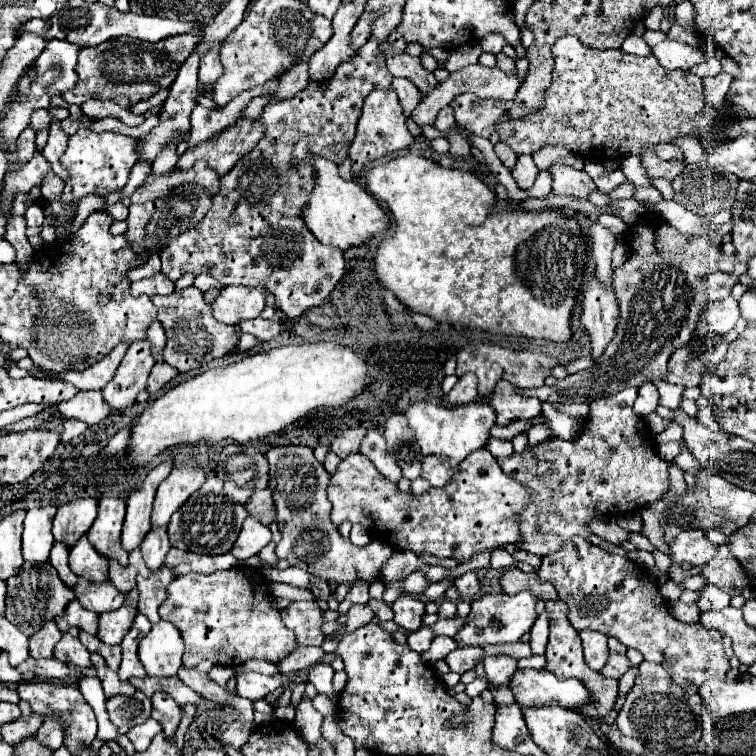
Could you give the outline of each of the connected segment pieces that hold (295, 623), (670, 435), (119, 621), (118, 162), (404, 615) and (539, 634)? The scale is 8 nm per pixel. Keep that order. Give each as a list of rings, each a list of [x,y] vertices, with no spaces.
[[[291,602],[281,610],[283,624],[295,632],[299,646],[321,646],[325,636],[321,628],[321,608],[317,602]]]
[[[671,422],[661,434],[657,434],[657,442],[663,442],[663,440],[681,442],[681,436],[683,436],[683,426],[677,424],[677,422]]]
[[[137,588],[125,594],[125,602],[121,608],[99,614],[99,628],[97,628],[99,640],[103,640],[105,644],[121,644],[123,636],[127,634],[127,628],[131,628],[135,612],[137,612]]]
[[[77,130],[69,136],[67,150],[61,156],[61,166],[69,172],[69,180],[65,182],[65,190],[61,194],[61,202],[69,204],[75,198],[83,198],[87,194],[105,196],[115,188],[123,188],[127,184],[129,172],[135,164],[135,140],[129,136],[115,136],[111,132],[97,134],[93,130]]]
[[[399,596],[393,602],[393,612],[395,612],[395,622],[401,628],[405,628],[407,632],[415,632],[421,626],[425,604],[413,596]]]
[[[541,612],[541,616],[537,618],[537,622],[531,628],[531,650],[533,654],[543,656],[545,654],[545,646],[547,646],[547,632],[549,632],[549,616],[547,612]]]

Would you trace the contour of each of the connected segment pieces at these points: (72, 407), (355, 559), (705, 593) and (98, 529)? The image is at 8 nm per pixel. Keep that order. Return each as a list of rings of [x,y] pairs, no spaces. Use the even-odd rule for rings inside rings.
[[[85,390],[85,392],[77,392],[77,396],[73,396],[69,402],[59,404],[59,414],[67,420],[83,420],[89,426],[93,426],[101,422],[105,416],[109,416],[111,408],[103,404],[101,392]]]
[[[277,446],[265,452],[265,458],[269,462],[269,490],[273,494],[281,532],[281,540],[275,548],[277,558],[283,558],[289,566],[303,568],[311,576],[337,586],[347,584],[351,588],[357,582],[373,584],[379,580],[381,568],[389,562],[393,548],[375,540],[357,548],[339,534],[329,518],[331,502],[325,494],[329,474],[313,456],[313,450],[307,446]]]
[[[707,584],[701,594],[699,600],[695,602],[699,612],[709,612],[709,610],[723,610],[729,606],[729,596],[725,592],[721,592],[719,588],[715,588],[713,584]]]
[[[111,496],[99,500],[99,514],[89,528],[87,536],[99,552],[103,552],[107,558],[119,560],[123,566],[127,566],[127,550],[121,546],[121,526],[125,518],[125,500]]]

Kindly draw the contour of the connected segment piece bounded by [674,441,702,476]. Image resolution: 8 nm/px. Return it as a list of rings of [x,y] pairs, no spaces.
[[[681,442],[681,452],[675,458],[674,462],[685,472],[692,472],[695,476],[698,475],[702,467],[697,462],[697,460],[692,456],[689,452],[688,448],[686,447],[685,443]]]

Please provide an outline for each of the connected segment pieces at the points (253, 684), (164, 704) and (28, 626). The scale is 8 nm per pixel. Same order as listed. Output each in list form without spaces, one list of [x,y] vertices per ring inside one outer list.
[[[247,672],[247,674],[237,674],[237,694],[241,698],[249,698],[249,700],[259,700],[265,698],[267,694],[275,692],[277,688],[287,688],[289,682],[289,674],[277,672],[273,676],[261,674],[261,672]]]
[[[155,692],[151,702],[153,702],[151,718],[155,718],[163,726],[163,734],[167,736],[167,740],[171,740],[181,722],[181,706],[175,704],[175,700],[171,700],[171,696],[167,696],[165,692]]]
[[[25,562],[13,578],[7,580],[7,602],[5,602],[5,616],[9,622],[13,622],[17,628],[21,628],[23,634],[31,636],[35,634],[47,620],[53,620],[57,614],[63,612],[63,608],[75,598],[73,588],[63,584],[59,580],[59,574],[49,562],[43,564],[29,564]]]

